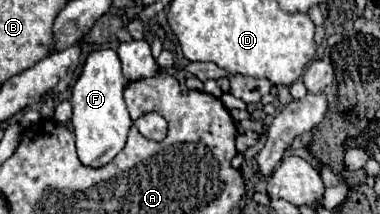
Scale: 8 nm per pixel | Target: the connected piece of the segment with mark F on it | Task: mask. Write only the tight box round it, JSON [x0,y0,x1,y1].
[72,50,132,168]

